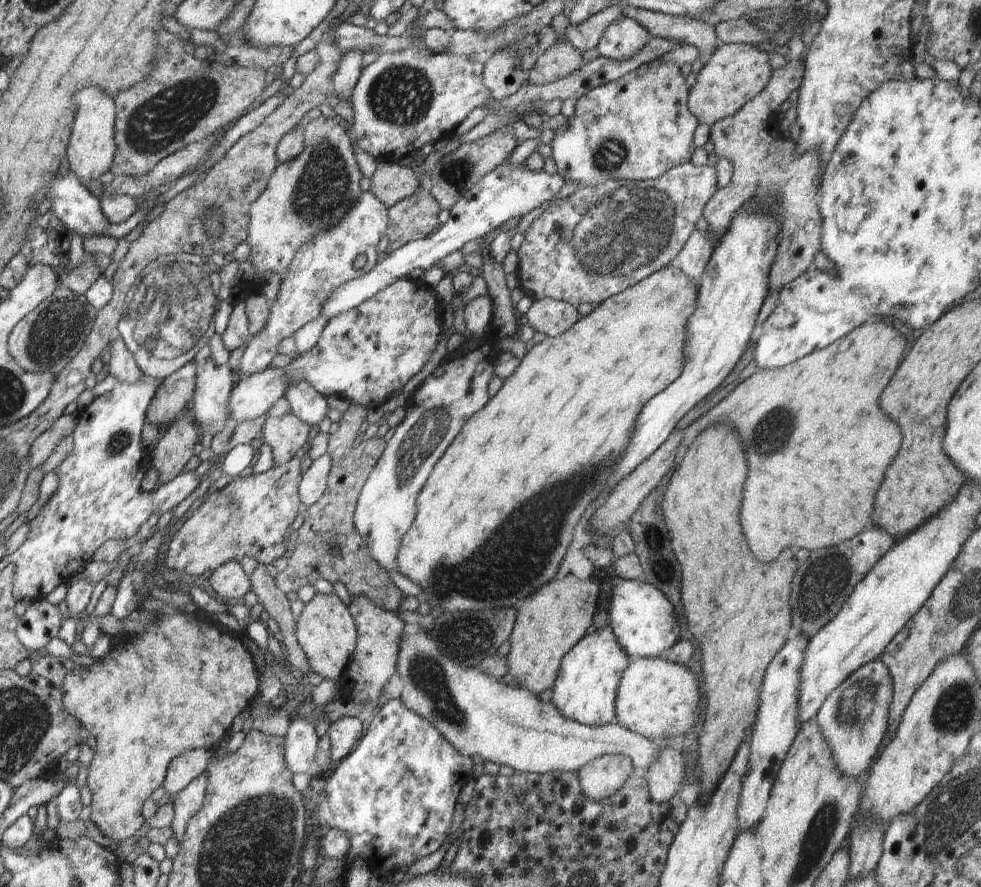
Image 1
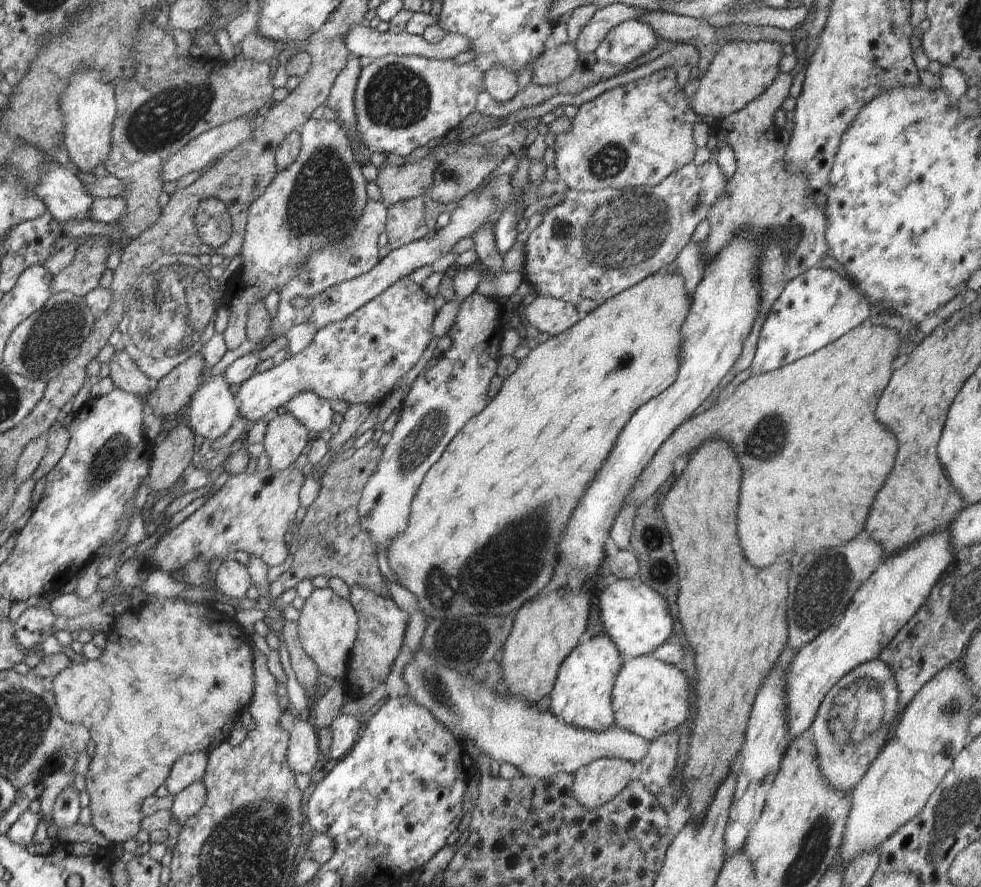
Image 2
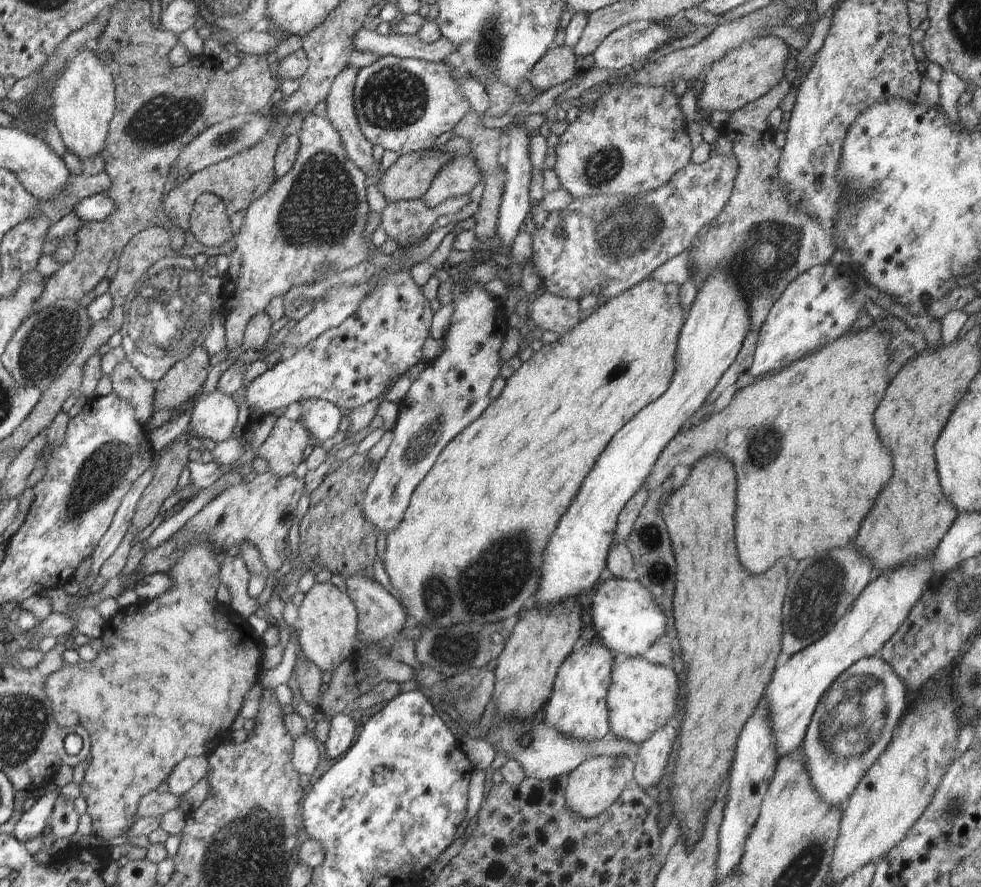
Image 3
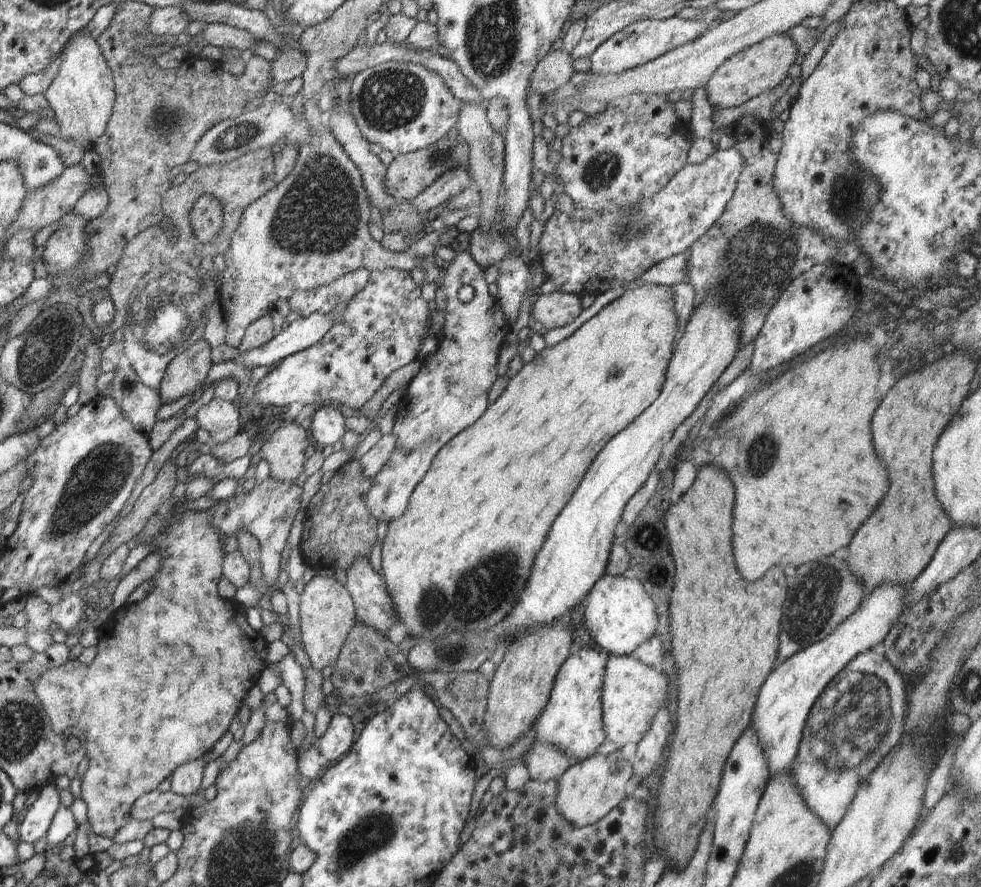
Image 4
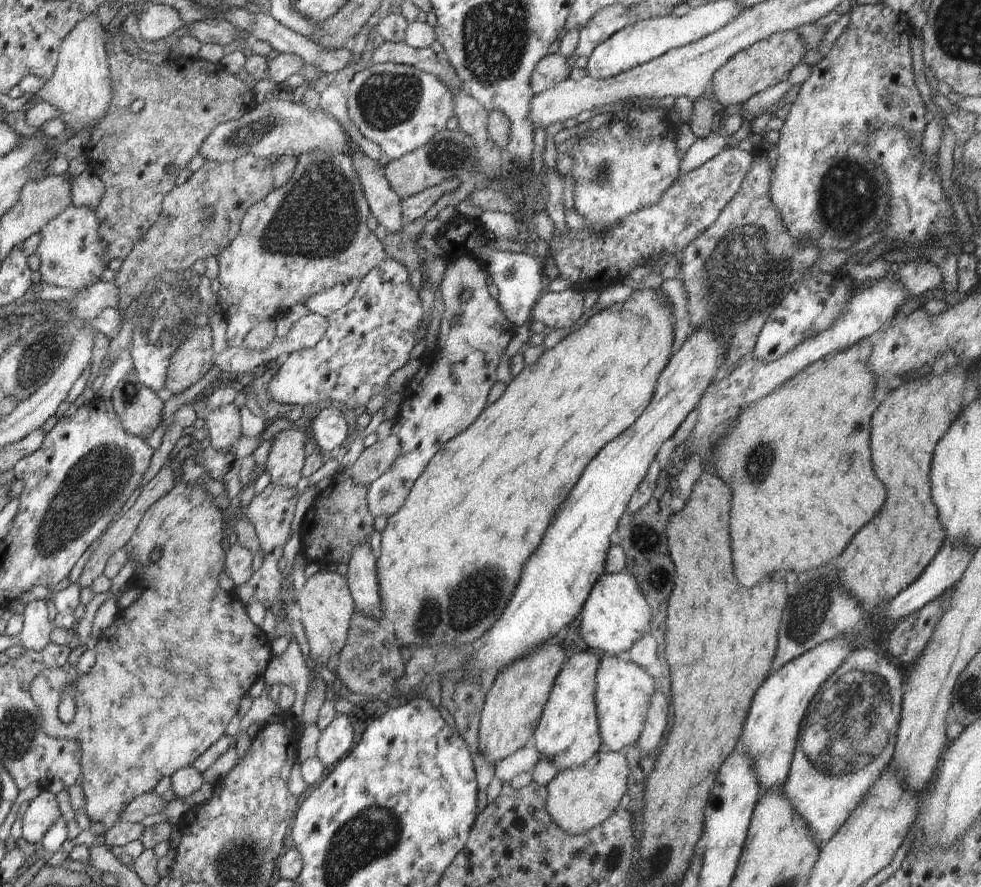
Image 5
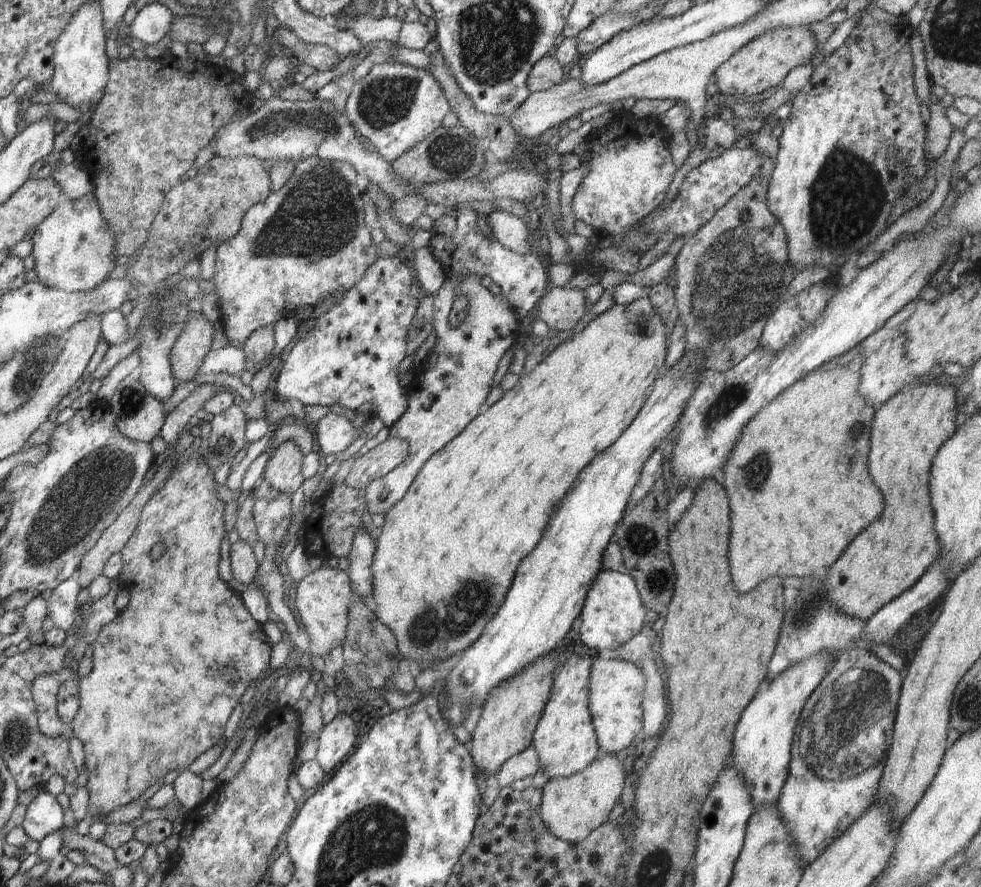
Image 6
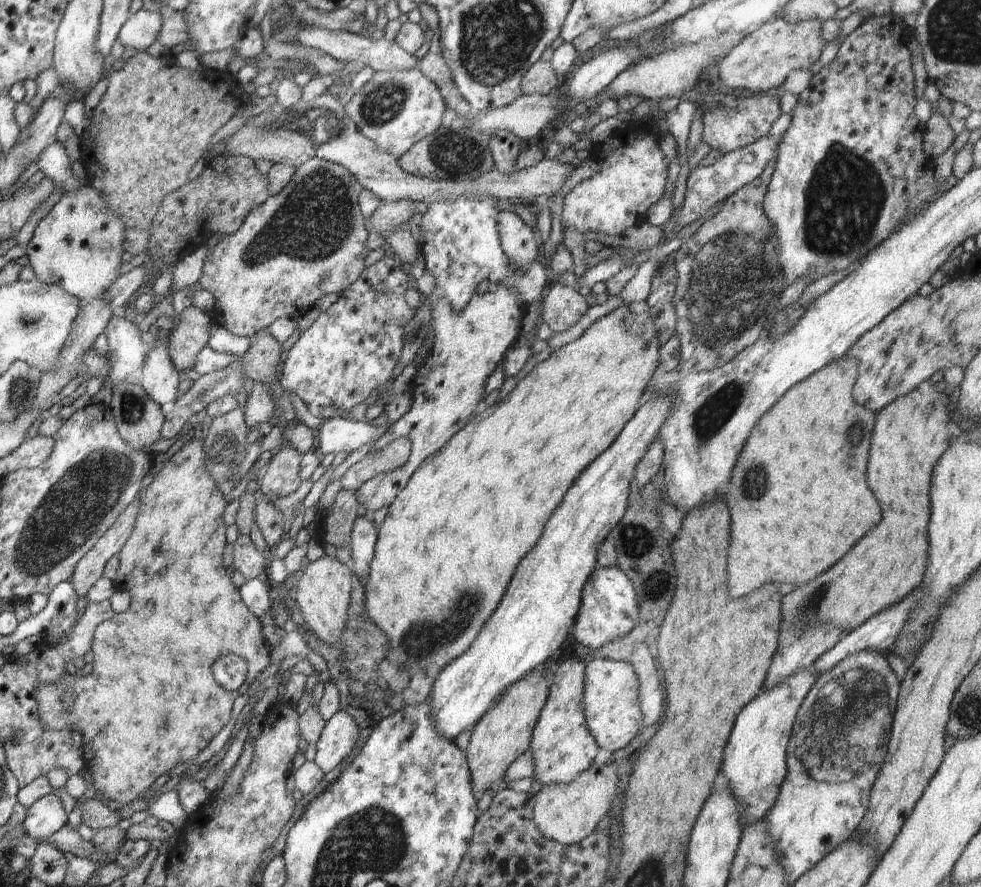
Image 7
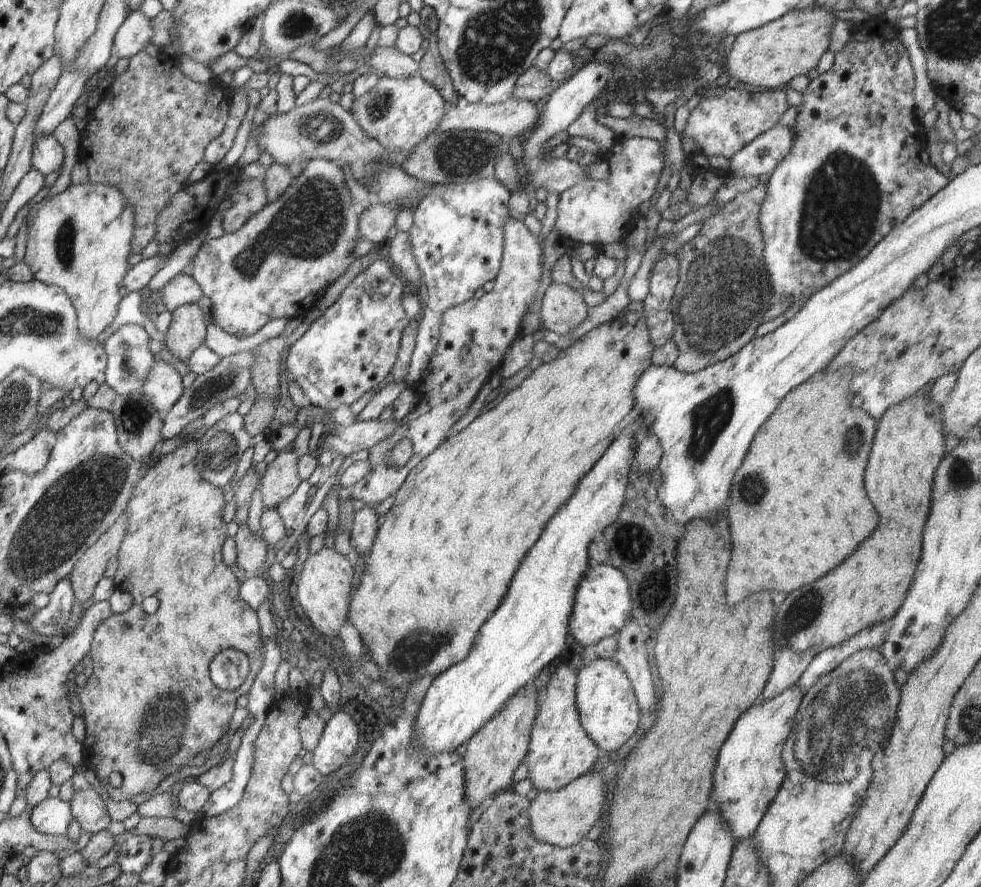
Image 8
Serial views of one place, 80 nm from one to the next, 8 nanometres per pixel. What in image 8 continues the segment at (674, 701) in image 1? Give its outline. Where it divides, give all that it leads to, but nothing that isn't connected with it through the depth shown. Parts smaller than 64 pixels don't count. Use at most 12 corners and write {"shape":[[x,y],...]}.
{"shape":[[616,659],[580,669],[580,722],[614,752],[632,738],[641,710]]}

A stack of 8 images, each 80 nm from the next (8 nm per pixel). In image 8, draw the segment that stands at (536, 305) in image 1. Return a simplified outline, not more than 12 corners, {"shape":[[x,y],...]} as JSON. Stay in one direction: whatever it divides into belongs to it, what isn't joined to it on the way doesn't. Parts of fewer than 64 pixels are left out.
{"shape":[[551,282],[540,324],[567,335],[587,317],[581,291]]}

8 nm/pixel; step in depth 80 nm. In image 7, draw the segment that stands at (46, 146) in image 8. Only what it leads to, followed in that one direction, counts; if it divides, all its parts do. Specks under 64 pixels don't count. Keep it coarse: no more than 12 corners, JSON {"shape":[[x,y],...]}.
{"shape":[[57,140],[36,161],[63,194],[84,183],[74,177],[72,162]]}

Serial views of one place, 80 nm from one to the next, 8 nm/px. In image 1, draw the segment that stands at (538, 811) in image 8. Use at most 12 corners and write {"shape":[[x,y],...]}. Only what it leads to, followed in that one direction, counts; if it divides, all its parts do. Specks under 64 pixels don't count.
{"shape":[[610,753],[578,770],[585,797],[614,794],[634,772]]}

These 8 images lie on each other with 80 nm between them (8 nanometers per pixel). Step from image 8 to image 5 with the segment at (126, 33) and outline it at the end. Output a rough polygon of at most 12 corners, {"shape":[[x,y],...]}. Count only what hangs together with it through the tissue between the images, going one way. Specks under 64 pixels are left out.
{"shape":[[147,4],[142,39],[160,41],[185,26],[175,8]]}

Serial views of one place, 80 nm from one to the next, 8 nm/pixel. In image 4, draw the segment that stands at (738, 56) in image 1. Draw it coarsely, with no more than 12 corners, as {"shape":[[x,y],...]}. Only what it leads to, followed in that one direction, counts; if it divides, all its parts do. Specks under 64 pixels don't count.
{"shape":[[773,34],[725,60],[710,104],[736,108],[778,86],[799,52]]}

